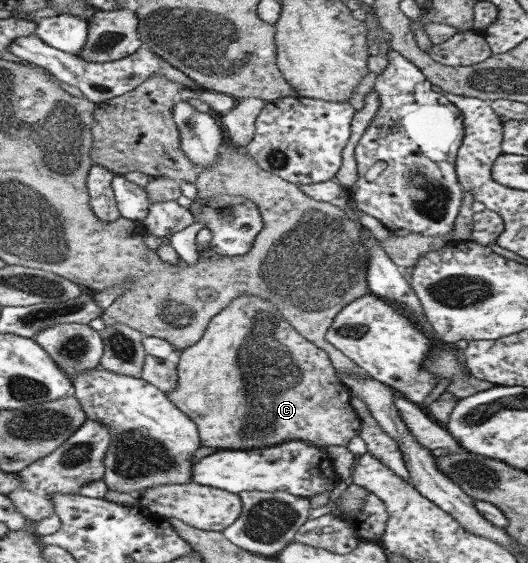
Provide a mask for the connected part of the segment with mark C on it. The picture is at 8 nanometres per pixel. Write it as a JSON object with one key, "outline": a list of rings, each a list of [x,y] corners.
{"outline":[[[250,293],[238,295],[236,300],[232,300],[232,304],[224,308],[220,314],[216,314],[212,322],[208,323],[208,328],[201,340],[180,352],[176,362],[177,387],[166,394],[185,415],[188,415],[196,423],[201,447],[211,447],[218,450],[252,450],[270,448],[278,444],[292,442],[292,440],[302,440],[312,446],[326,448],[328,446],[347,446],[352,438],[360,434],[360,421],[350,402],[352,390],[336,379],[328,353],[308,342],[304,336],[300,336],[274,308],[272,302],[262,300],[262,297]]]}

